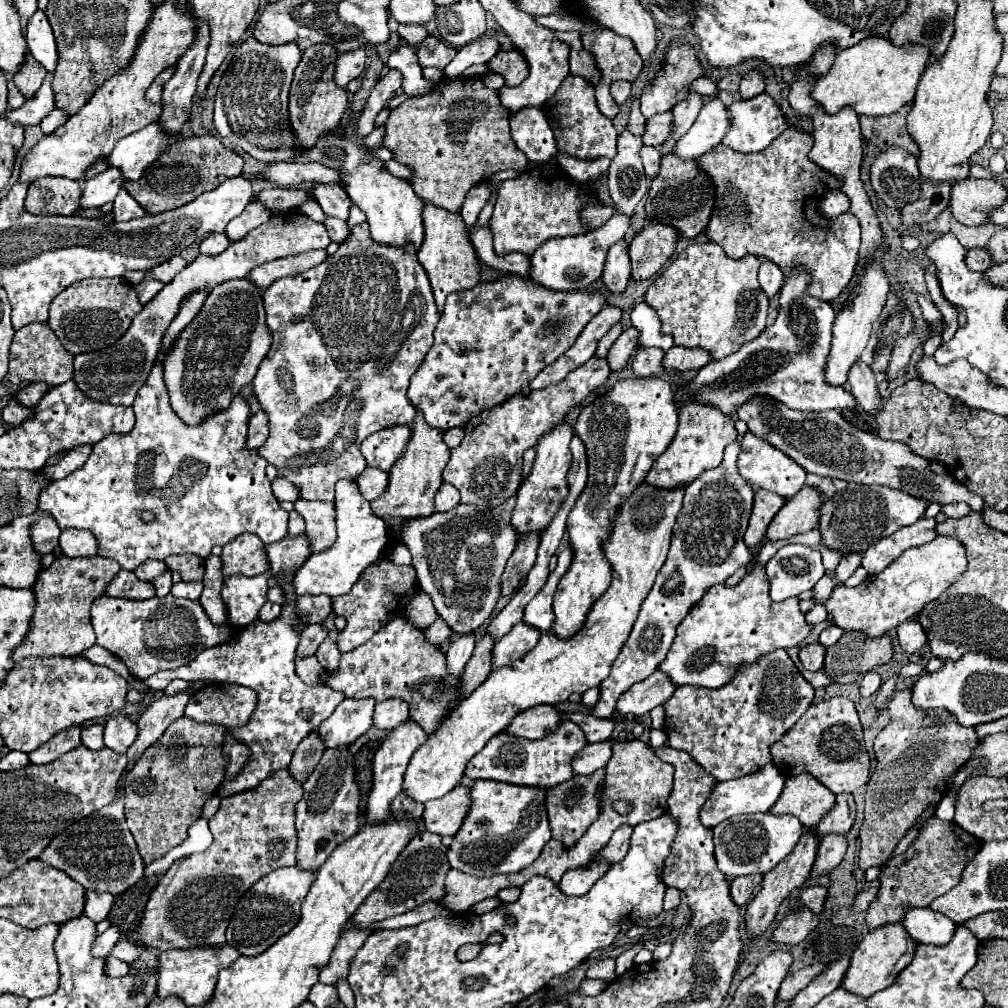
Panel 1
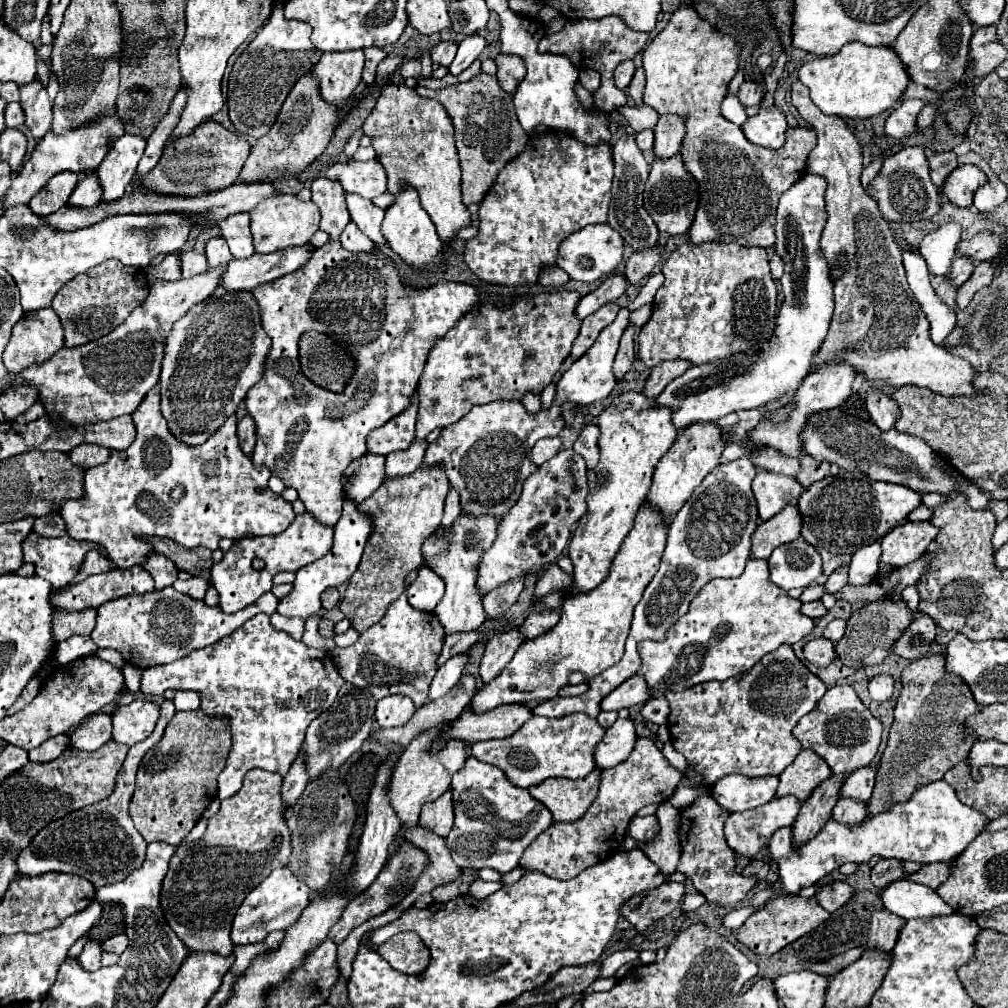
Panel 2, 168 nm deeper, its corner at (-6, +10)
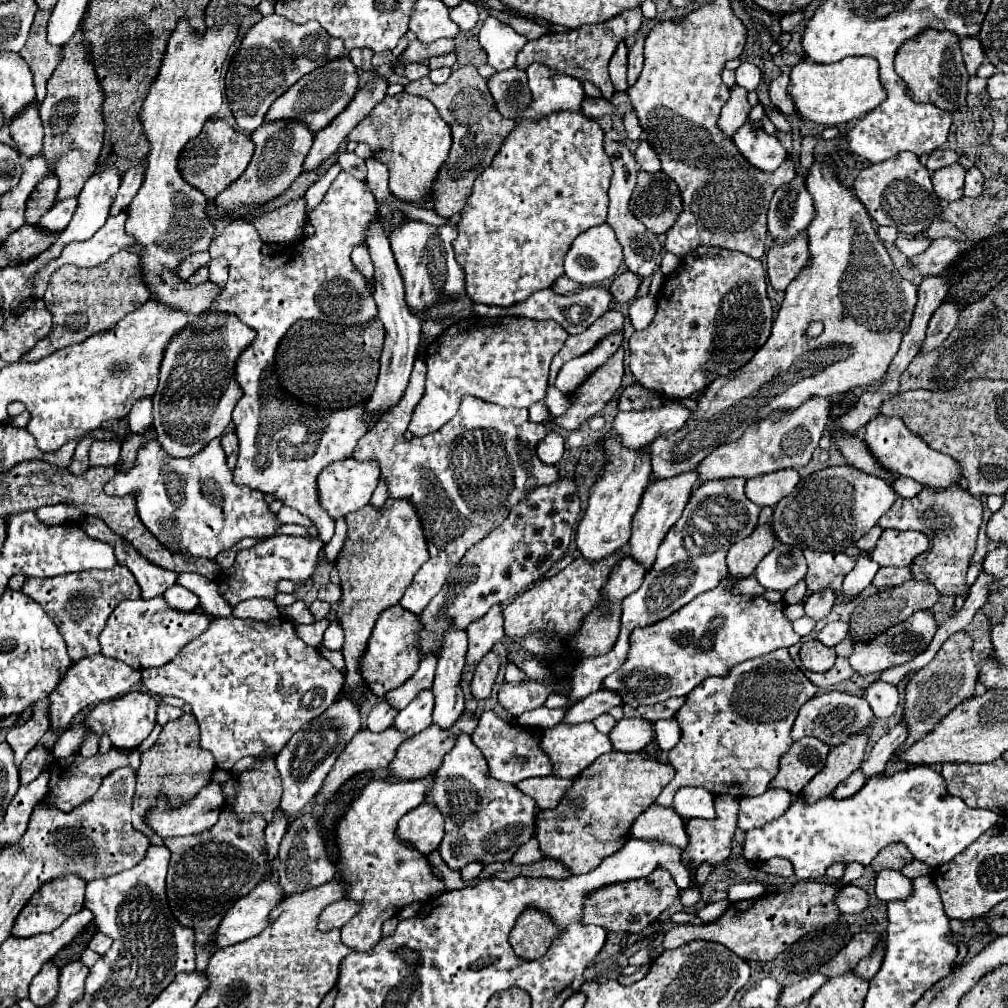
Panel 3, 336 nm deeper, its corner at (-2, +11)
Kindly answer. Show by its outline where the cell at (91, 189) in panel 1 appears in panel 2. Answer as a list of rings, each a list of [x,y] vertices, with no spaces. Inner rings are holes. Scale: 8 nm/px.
[[[92,172],[90,176],[80,176],[80,182],[74,190],[74,194],[70,196],[72,206],[96,206],[98,202],[102,202],[102,186],[98,180],[98,174]]]

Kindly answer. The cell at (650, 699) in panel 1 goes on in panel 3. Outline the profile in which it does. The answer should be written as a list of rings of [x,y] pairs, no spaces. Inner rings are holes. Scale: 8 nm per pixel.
[[[600,689],[598,693],[592,693],[590,697],[584,697],[574,707],[570,707],[562,723],[574,725],[582,721],[594,721],[594,717],[608,713],[616,705],[622,705],[622,701],[618,701],[618,697],[614,697],[614,693],[610,693],[608,689]]]

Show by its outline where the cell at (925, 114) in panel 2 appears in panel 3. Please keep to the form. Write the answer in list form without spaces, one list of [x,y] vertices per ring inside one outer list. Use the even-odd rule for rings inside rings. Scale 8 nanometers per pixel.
[[[962,37],[960,39],[960,49],[962,49],[962,57],[964,57],[964,65],[966,65],[968,73],[974,75],[976,69],[984,61],[984,53],[982,53],[980,41],[976,37]]]

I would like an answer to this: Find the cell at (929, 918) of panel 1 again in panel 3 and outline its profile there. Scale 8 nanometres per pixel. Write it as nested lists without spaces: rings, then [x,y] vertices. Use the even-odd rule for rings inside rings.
[[[882,869],[876,873],[876,895],[882,901],[896,901],[900,897],[908,897],[912,889],[912,881],[904,877],[900,871]]]

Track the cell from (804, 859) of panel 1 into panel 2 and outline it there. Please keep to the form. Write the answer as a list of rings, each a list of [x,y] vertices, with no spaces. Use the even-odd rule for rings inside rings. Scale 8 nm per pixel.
[[[832,776],[830,782],[822,782],[814,796],[810,796],[798,814],[798,820],[792,826],[792,842],[796,846],[812,840],[832,816],[832,808],[838,802],[838,786],[842,786],[844,776]]]

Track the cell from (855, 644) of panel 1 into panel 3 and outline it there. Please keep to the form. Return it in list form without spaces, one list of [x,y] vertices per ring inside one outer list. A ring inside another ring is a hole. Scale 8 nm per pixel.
[[[910,579],[898,587],[890,587],[890,589],[876,593],[876,595],[870,595],[852,613],[852,619],[850,619],[852,639],[862,641],[862,639],[876,637],[878,633],[882,633],[882,629],[888,629],[890,625],[904,621],[914,611],[932,609],[938,599],[940,599],[940,593],[936,591],[936,587],[930,581],[918,581],[918,579]]]

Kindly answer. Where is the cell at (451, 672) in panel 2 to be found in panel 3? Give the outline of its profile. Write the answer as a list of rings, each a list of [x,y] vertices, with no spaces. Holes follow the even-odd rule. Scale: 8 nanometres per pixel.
[[[422,691],[406,709],[396,715],[392,727],[412,739],[414,735],[432,725],[432,709],[434,697],[430,697],[430,691]]]

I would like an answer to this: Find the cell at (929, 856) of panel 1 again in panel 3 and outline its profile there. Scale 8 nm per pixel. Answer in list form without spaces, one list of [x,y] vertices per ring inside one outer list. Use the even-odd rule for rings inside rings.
[[[882,941],[882,945],[878,945],[876,953],[872,953],[868,959],[862,959],[862,961],[858,963],[858,967],[854,969],[854,973],[856,973],[858,977],[870,981],[870,979],[878,973],[880,965],[882,965],[882,957],[884,957],[884,941]]]

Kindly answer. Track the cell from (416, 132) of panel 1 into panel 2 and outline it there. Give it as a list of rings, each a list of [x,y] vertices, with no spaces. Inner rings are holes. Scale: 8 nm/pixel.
[[[484,72],[474,76],[468,82],[460,82],[460,84],[442,88],[442,90],[428,90],[428,88],[416,86],[416,92],[424,98],[438,100],[446,108],[446,112],[454,124],[454,138],[456,138],[456,148],[458,148],[458,156],[460,156],[462,202],[466,206],[474,204],[474,202],[482,202],[482,198],[486,196],[486,192],[498,178],[500,170],[514,156],[524,152],[524,148],[528,144],[528,134],[516,118],[512,96],[500,88],[496,76],[488,76]],[[488,126],[498,126],[498,128],[490,130]],[[488,144],[494,144],[494,150]],[[494,152],[498,152],[498,154],[492,156]]]

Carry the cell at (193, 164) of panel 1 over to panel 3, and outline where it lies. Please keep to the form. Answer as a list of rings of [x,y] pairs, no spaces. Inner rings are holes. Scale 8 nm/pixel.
[[[210,119],[206,121],[202,133],[196,139],[188,141],[188,145],[182,149],[178,167],[182,177],[190,185],[198,187],[212,201],[220,191],[224,191],[246,171],[252,153],[254,153],[254,143],[250,137],[230,127],[224,119]]]

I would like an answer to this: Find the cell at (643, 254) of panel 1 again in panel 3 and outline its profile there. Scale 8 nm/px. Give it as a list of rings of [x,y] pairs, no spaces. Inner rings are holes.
[[[622,273],[610,285],[610,293],[616,303],[628,303],[634,299],[638,287],[640,287],[640,281],[638,277],[634,277],[634,273]]]

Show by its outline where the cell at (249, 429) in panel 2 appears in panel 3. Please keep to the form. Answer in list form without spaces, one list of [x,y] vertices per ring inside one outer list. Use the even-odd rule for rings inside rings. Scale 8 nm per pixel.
[[[226,433],[222,435],[222,449],[226,453],[226,463],[230,465],[230,469],[234,469],[236,465],[236,457],[238,457],[238,437],[236,433]]]

